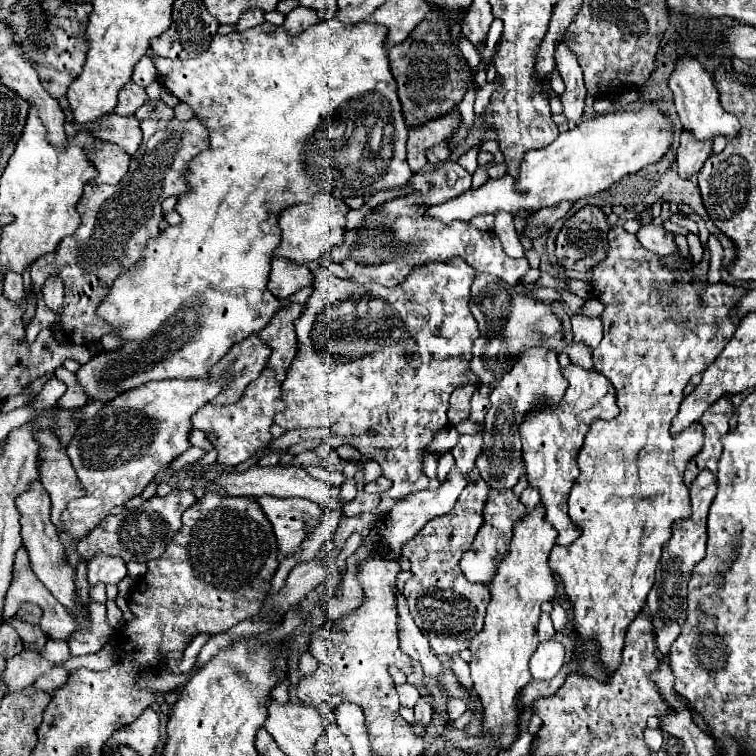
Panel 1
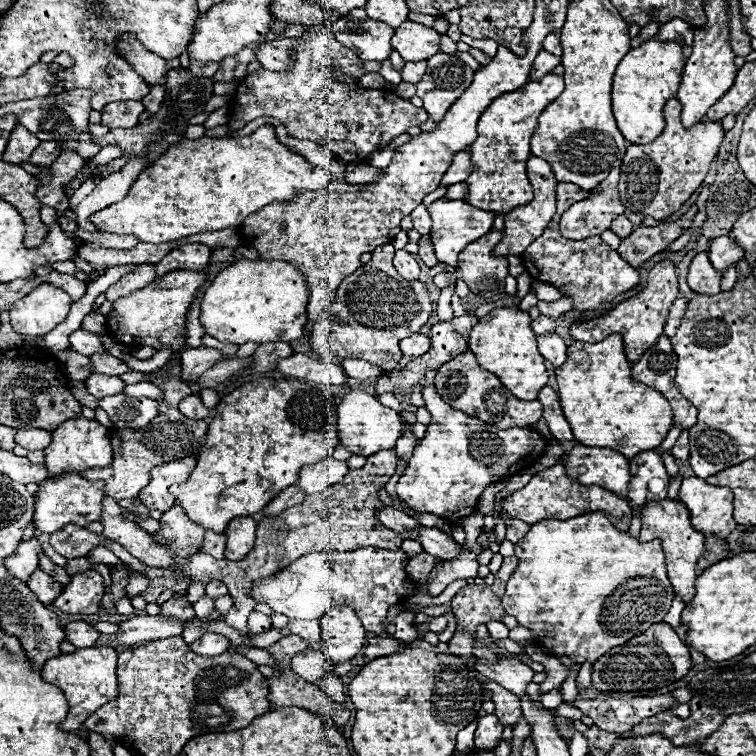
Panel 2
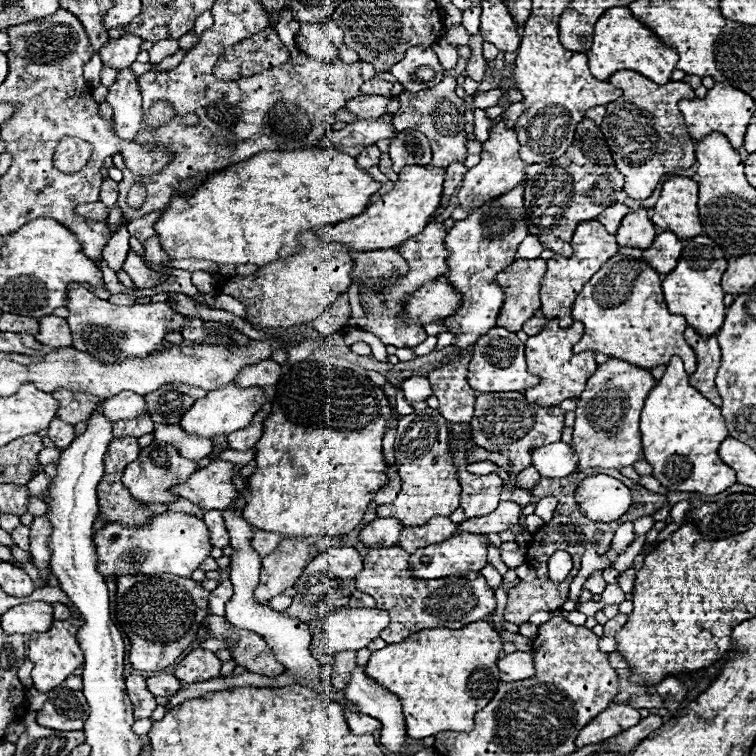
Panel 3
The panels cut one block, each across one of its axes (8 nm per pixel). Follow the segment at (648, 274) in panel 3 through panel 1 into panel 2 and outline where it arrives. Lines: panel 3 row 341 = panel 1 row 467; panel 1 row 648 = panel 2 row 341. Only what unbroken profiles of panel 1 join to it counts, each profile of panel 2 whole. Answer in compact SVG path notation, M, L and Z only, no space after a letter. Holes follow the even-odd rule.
M618 334L594 344L572 342L568 360L556 368L556 378L562 410L580 444L612 448L630 462L642 450L656 450L672 428L672 410L662 394L630 378L630 362Z

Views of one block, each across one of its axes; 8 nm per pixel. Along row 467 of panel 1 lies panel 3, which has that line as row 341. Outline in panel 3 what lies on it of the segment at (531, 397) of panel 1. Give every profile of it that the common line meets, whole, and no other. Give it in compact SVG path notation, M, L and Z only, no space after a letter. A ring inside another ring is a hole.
M496 326L476 340L468 366L468 382L474 390L488 394L488 392L524 392L534 384L538 384L540 378L526 370L524 342L518 340L514 332Z

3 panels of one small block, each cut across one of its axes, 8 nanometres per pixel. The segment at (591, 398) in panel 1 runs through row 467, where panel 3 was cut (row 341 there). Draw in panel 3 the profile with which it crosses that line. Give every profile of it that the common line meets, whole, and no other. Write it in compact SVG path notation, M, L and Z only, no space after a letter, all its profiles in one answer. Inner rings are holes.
M552 318L546 322L544 330L526 340L528 370L540 376L540 384L526 390L526 398L530 402L536 402L540 406L558 406L562 400L578 398L582 394L588 378L598 368L594 352L582 352L582 354L572 352L574 344L582 338L582 334L584 334L582 322L574 322L570 328L560 328L558 318Z

